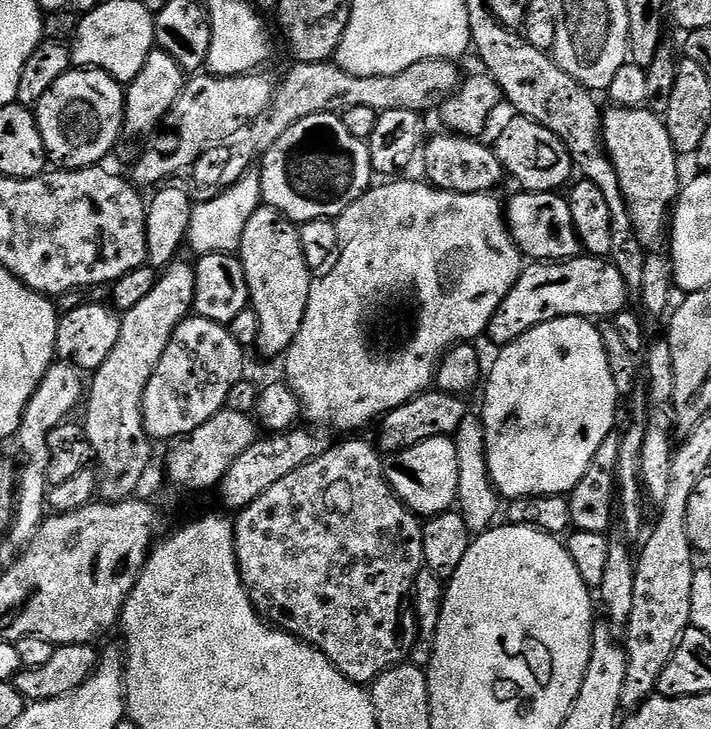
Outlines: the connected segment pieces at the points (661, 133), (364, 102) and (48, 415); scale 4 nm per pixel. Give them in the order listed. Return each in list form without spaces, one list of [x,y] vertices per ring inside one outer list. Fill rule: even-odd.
[[[612,106],[603,113],[603,143],[617,170],[620,188],[632,216],[635,236],[641,245],[656,244],[666,236],[666,221],[680,195],[682,179],[676,165],[678,153],[667,123],[647,106]]]
[[[423,60],[398,74],[385,76],[355,76],[342,70],[334,62],[327,64],[291,65],[284,85],[279,85],[278,95],[272,105],[265,112],[258,114],[246,126],[242,126],[230,138],[219,146],[203,152],[200,155],[198,168],[208,172],[208,184],[212,190],[223,190],[236,184],[263,157],[270,151],[272,144],[294,122],[302,122],[302,118],[310,118],[314,114],[335,112],[343,114],[354,106],[370,106],[376,113],[386,110],[414,110],[421,114],[428,114],[431,108],[439,109],[449,96],[456,93],[462,83],[460,64],[450,60]]]
[[[71,362],[53,363],[52,369],[42,378],[36,392],[30,398],[26,410],[20,419],[18,441],[24,451],[24,464],[20,464],[17,475],[16,506],[12,517],[12,526],[8,538],[16,550],[23,550],[33,541],[34,534],[46,516],[48,495],[48,470],[50,464],[50,446],[48,439],[59,424],[65,423],[76,407],[81,407],[86,396],[86,380],[79,368]]]

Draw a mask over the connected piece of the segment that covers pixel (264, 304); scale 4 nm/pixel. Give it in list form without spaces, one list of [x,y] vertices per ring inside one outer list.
[[[262,206],[246,224],[238,253],[242,266],[246,270],[248,283],[248,299],[250,307],[258,314],[258,338],[255,347],[260,348],[264,356],[283,357],[294,342],[298,330],[302,330],[302,318],[306,318],[306,306],[310,302],[310,292],[314,273],[306,262],[306,254],[302,250],[300,230],[291,220],[287,220],[276,208]]]

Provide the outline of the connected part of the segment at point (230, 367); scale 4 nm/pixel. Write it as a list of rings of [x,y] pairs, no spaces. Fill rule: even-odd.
[[[195,314],[183,320],[174,330],[166,354],[162,354],[146,386],[144,425],[153,441],[175,442],[198,430],[214,414],[225,411],[230,389],[245,379],[244,356],[245,348],[225,325]]]

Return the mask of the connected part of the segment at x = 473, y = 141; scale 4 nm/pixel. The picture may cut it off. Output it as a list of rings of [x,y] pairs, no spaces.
[[[444,130],[441,136],[427,141],[422,148],[422,164],[427,183],[443,192],[457,192],[458,194],[480,194],[492,192],[503,182],[506,169],[502,161],[496,156],[491,147],[488,148],[480,138],[471,136],[457,136]]]

